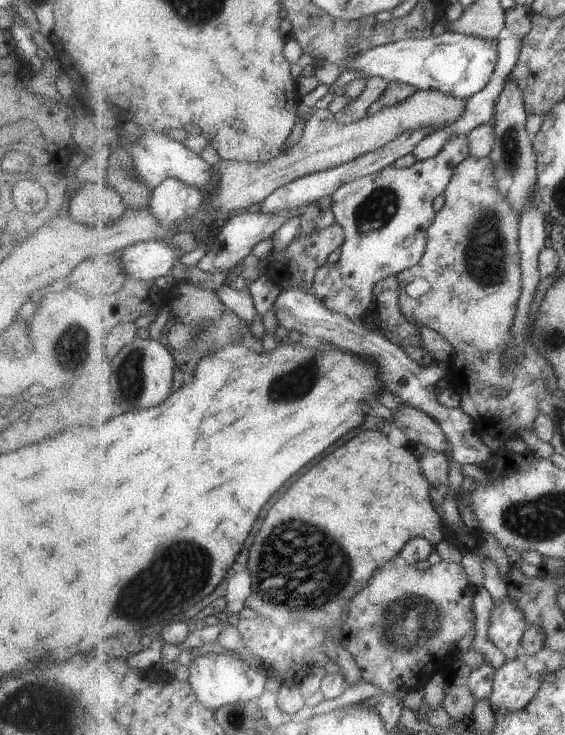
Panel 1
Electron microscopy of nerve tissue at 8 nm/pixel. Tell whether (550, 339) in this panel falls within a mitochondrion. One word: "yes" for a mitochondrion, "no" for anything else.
yes

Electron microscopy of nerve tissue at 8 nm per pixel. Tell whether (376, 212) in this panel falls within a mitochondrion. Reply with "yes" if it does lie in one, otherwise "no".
yes

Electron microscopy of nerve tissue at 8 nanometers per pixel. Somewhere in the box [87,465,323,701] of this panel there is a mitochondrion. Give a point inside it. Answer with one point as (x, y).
(185, 567)

